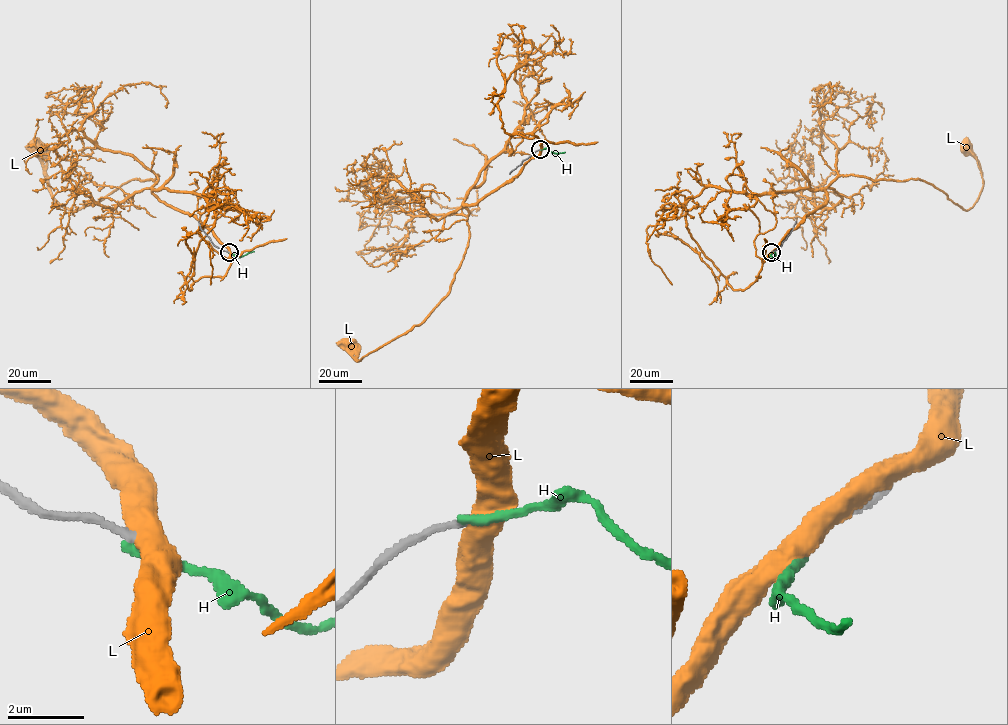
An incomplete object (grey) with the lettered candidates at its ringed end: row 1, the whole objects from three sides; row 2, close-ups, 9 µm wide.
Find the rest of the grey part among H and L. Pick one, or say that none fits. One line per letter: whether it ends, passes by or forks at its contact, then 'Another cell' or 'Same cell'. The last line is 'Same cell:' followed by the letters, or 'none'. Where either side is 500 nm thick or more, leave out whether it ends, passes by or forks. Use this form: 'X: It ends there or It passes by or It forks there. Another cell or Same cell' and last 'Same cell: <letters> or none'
H: It ends there. Another cell
L: Another cell
Same cell: none

